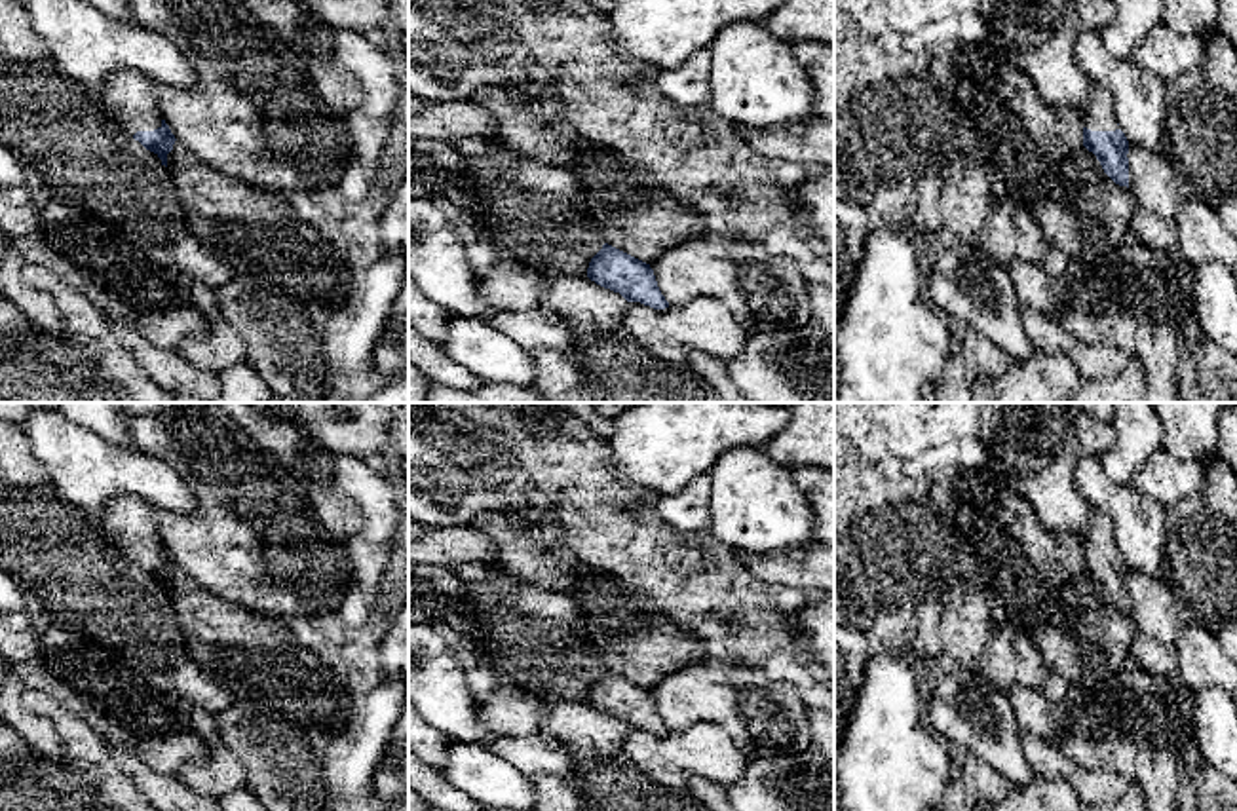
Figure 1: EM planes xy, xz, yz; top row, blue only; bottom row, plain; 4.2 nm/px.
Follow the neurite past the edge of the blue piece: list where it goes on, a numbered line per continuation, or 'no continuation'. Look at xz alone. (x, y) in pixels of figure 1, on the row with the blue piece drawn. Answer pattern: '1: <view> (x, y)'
no continuation

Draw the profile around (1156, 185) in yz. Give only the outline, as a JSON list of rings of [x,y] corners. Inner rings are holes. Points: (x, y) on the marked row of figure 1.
[[[1129,146],[1129,190],[1136,205],[1153,211],[1167,222],[1176,222],[1180,209],[1191,198],[1189,182],[1161,154]]]

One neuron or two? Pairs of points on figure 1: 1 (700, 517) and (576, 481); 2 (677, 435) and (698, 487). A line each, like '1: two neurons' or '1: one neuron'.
1: two neurons
2: two neurons

